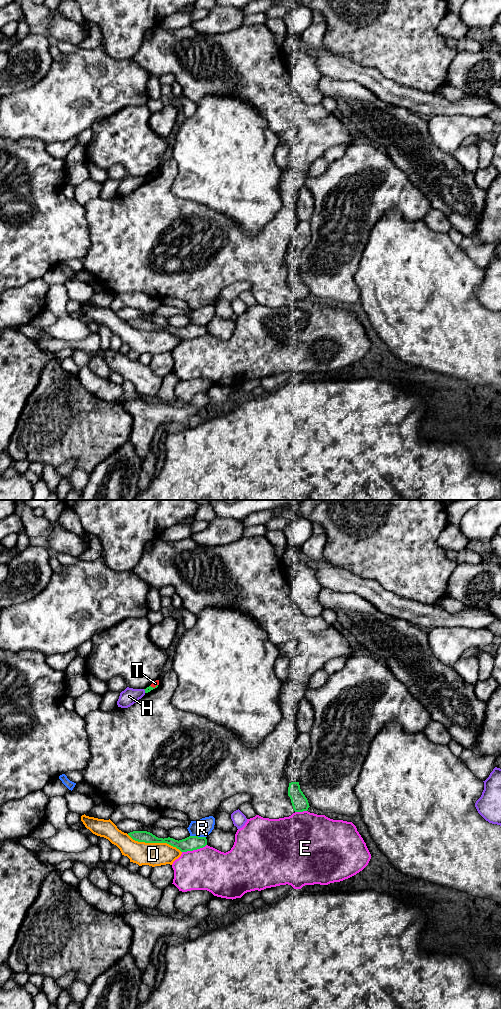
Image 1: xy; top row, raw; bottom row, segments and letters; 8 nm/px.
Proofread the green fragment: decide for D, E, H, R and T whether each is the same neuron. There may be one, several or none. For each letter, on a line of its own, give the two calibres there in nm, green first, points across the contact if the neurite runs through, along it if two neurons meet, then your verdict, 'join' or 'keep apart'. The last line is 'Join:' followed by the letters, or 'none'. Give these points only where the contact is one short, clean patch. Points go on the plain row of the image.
D: calibres 110 and 190 nm; keep apart
E: calibres 120 and 340 nm; keep apart
H: calibres 50 and 140 nm; keep apart
R: calibres 120 and 140 nm; border xy (190, 323), (205, 325); keep apart
T: calibres 50 and 50 nm; border xy (157, 172), (154, 175), (150, 174); keep apart
Join: none

